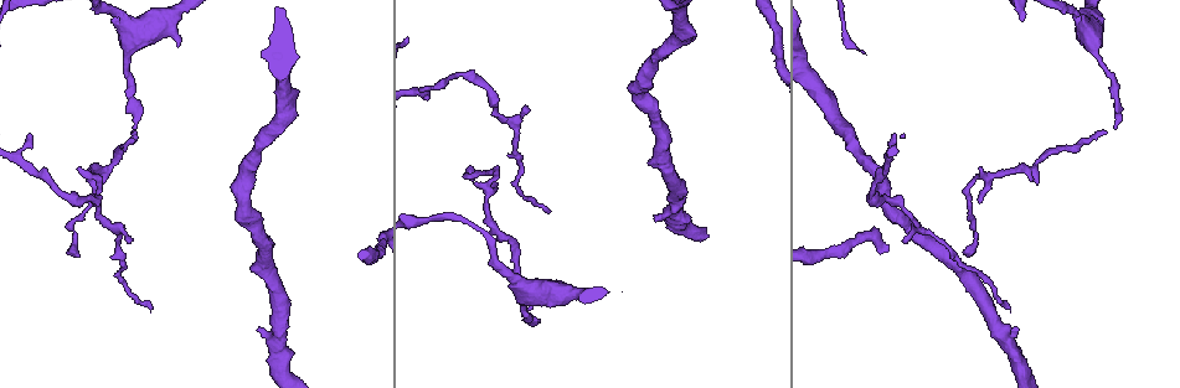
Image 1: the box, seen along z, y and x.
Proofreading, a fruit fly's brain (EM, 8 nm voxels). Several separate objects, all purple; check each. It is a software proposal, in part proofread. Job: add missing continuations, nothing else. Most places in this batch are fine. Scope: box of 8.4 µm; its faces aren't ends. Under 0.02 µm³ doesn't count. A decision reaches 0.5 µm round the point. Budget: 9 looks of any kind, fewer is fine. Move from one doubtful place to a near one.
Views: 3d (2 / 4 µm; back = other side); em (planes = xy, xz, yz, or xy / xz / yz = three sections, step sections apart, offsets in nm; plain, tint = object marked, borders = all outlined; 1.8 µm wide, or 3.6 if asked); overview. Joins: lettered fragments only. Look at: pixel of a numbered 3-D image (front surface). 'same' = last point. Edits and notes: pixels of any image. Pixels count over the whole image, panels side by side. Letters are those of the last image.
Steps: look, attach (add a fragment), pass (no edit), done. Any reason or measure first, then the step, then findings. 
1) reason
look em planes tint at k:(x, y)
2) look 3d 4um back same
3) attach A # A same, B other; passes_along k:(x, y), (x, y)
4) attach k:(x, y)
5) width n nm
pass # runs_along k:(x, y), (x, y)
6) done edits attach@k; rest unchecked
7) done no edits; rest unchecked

thin end
look 3d 2um at 1:(32, 135)

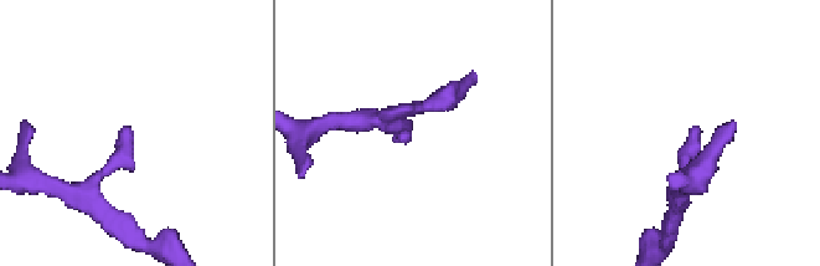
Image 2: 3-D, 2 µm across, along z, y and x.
look em planes tint at 2:(699, 128)

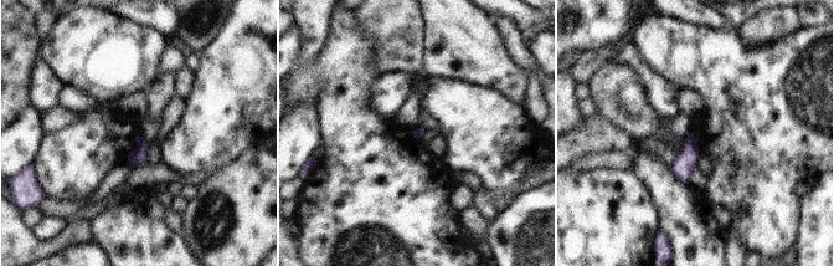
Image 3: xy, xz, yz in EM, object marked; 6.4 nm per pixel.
what lies round it
look em planes borders same

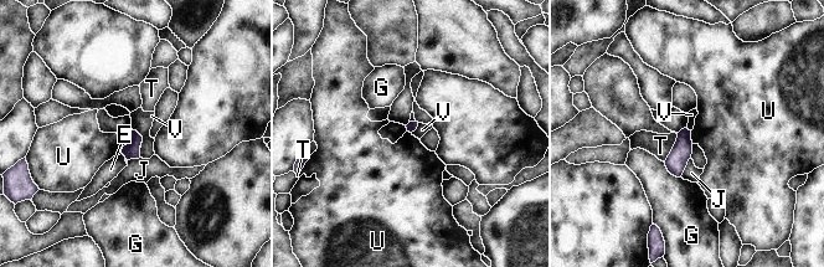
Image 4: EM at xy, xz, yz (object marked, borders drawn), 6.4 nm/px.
longest_contact T 200 nm
pass # E other, G other, J other, T other, U other, V other; border 4:(130, 128), (143, 140); none of them fits

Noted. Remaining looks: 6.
free end
look 3d 4um at 1:(499, 166)

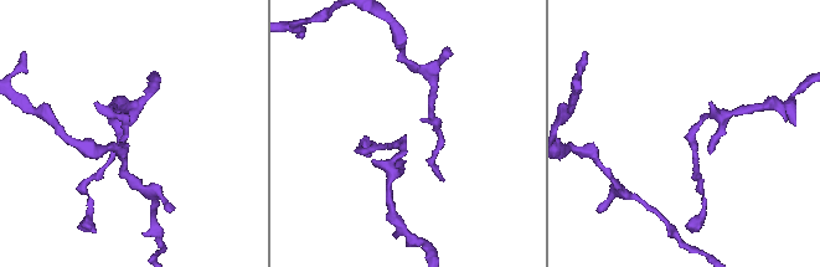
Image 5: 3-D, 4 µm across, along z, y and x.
look em yz step 8 borders at 5:(404, 137)

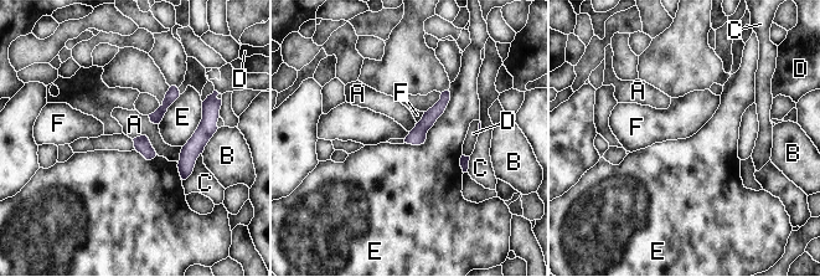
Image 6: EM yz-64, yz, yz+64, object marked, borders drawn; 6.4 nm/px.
another direction
look em planes borders same

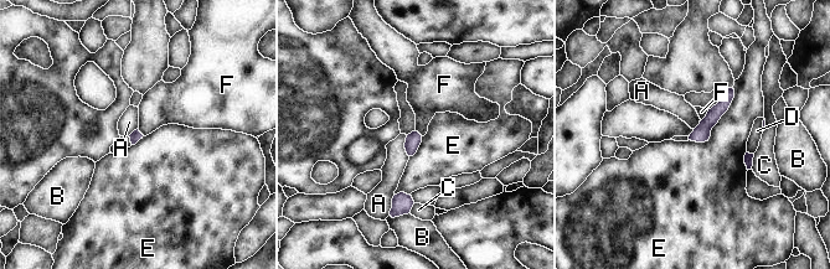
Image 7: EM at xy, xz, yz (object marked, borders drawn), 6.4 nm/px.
width 70 nm
pass # A other, B other, C other, D other, E other, F other; border 7:(709, 109), (700, 122); none of them fits

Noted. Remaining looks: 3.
look 3d 4um at 1:(526, 107)

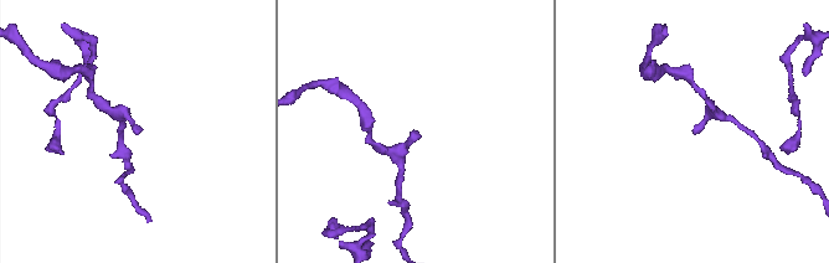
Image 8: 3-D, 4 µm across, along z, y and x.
look em xz step 16 tint at 8:(414, 130)

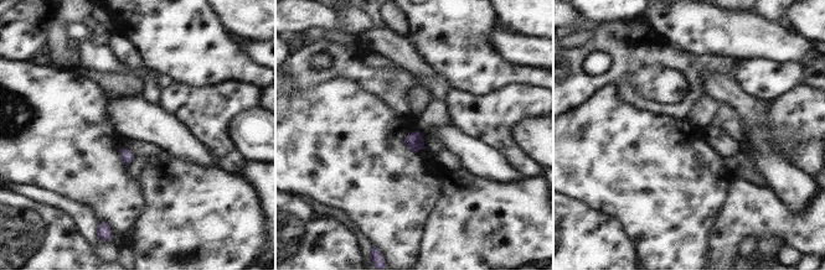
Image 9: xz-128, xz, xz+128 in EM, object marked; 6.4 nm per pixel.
look em planes borders same

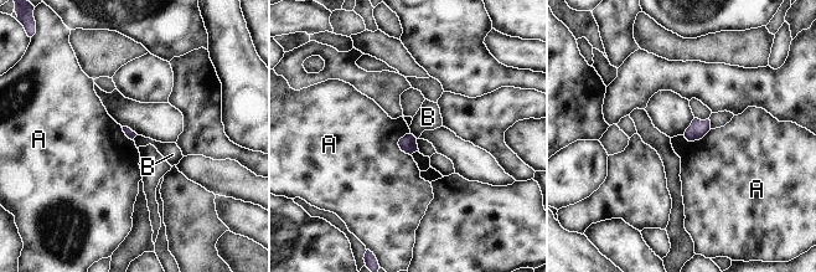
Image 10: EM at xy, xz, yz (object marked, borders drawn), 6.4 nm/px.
pass # A other, B other; border 10:(409, 132), (398, 147), (411, 155); none of them fits

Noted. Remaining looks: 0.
done no edits; rest unchecked

